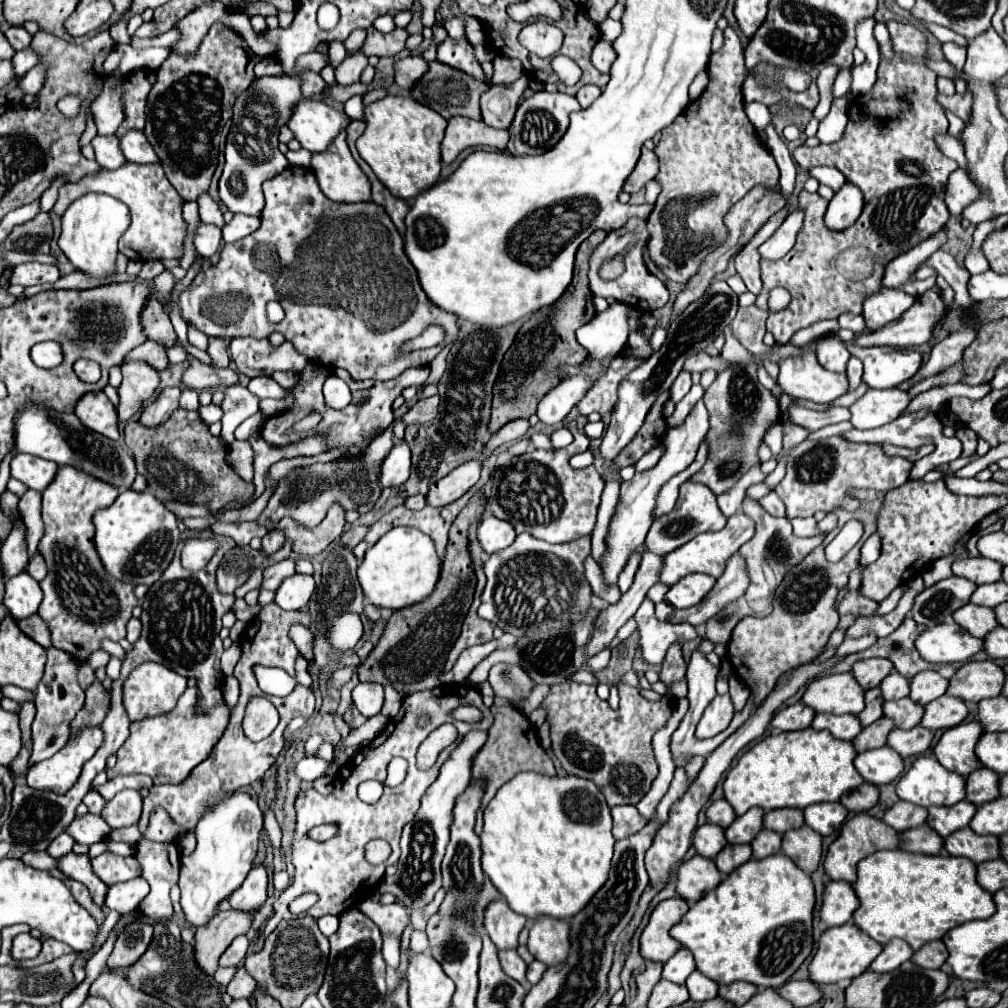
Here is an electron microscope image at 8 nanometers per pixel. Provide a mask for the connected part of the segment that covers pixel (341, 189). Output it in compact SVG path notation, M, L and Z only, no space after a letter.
M346 131L339 132L339 136L327 146L325 152L315 152L311 156L311 170L317 178L321 192L335 202L367 202L371 198L371 184L359 164L353 160L347 148Z

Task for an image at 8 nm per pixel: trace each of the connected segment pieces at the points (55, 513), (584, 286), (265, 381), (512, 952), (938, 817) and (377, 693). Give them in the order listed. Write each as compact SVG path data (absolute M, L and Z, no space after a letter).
M63 466L57 470L53 482L43 490L43 522L45 532L39 540L39 552L43 554L49 574L41 582L43 602L39 606L39 616L47 620L51 628L53 646L73 654L81 662L79 684L87 688L95 680L95 672L85 664L93 650L99 650L103 638L119 642L125 638L125 624L131 618L131 610L139 604L133 586L115 582L95 554L93 548L93 512L111 506L119 490L107 482L83 472L73 466Z
M595 230L577 250L575 258L575 280L569 296L561 302L555 302L553 306L545 306L531 314L531 318L523 324L519 330L513 346L507 350L503 362L501 362L501 372L493 388L493 412L491 412L491 422L489 430L497 432L503 424L515 418L529 418L535 414L539 400L559 384L559 366L561 364L571 364L577 366L587 358L587 352L575 352L575 330L591 316L595 314L593 300L591 300L591 290L589 290L589 256L595 250L595 246L607 236L605 230Z
M257 376L249 382L249 392L255 394L259 400L263 398L283 398L285 390L271 378L271 376Z
M509 948L509 950L499 950L499 962L501 962L501 968L507 976L515 978L519 984L523 984L527 990L531 988L525 980L525 970L527 970L527 964L519 958L517 950L515 948Z
M961 800L953 806L931 806L927 824L945 838L955 830L965 828L971 822L971 818L975 816L975 812L977 812L977 806L967 800Z
M371 682L357 684L353 688L353 704L365 718L379 714L383 706L383 686Z

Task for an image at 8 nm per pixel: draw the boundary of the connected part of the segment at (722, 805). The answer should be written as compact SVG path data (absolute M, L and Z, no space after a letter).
M715 800L707 808L707 818L709 818L709 822L713 822L717 826L727 828L735 820L735 812L733 812L733 808L731 808L731 804L727 800Z

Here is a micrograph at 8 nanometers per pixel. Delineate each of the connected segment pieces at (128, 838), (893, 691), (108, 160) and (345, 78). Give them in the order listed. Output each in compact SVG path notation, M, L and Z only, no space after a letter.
M139 824L127 826L127 830L111 830L111 832L109 832L109 840L113 840L113 842L129 842L129 844L137 844L139 838L141 838Z
M893 670L889 676L883 678L879 688L881 688L885 700L899 700L909 694L909 680Z
M113 134L113 136L95 136L93 140L91 140L91 146L93 146L93 150L95 150L95 160L97 160L97 164L101 166L101 168L119 168L121 164L123 164L123 152L119 150L119 146L117 146L119 142L117 142L117 136Z
M359 52L355 56L345 58L337 68L335 68L335 78L337 84L355 84L359 82L359 76L365 68L365 56Z

